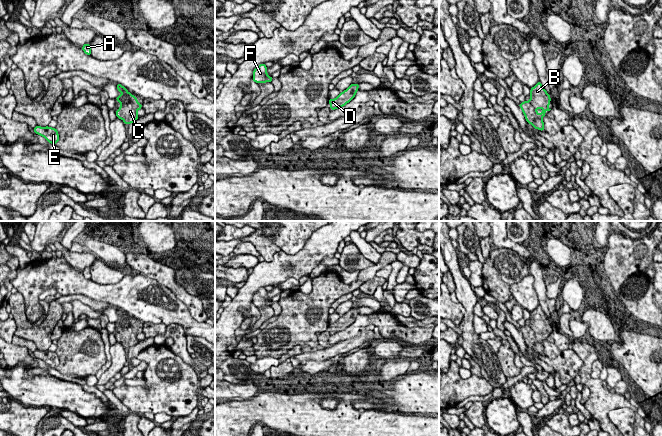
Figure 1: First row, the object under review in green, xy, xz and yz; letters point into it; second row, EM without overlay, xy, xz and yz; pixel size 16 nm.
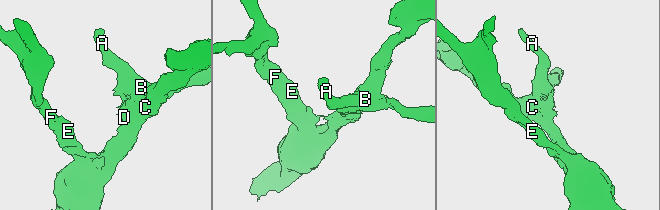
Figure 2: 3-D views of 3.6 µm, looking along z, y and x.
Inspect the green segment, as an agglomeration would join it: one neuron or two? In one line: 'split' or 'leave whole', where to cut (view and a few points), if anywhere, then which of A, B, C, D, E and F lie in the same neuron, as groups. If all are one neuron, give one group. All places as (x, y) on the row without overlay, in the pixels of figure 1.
leave whole | no cut | A B C D E F

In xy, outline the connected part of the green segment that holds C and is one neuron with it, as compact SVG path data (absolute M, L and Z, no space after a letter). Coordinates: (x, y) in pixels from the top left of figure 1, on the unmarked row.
M121 308L116 309L117 314L122 318L115 322L121 327L120 332L115 336L116 341L122 343L125 349L131 348L139 343L137 335L142 332L142 328L140 328L137 324L138 322L129 317L124 310Z

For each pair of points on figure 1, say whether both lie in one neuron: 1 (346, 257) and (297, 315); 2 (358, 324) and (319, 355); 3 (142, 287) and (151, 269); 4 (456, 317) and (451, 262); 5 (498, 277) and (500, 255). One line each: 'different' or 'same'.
1: different
2: different
3: different
4: different
5: same

